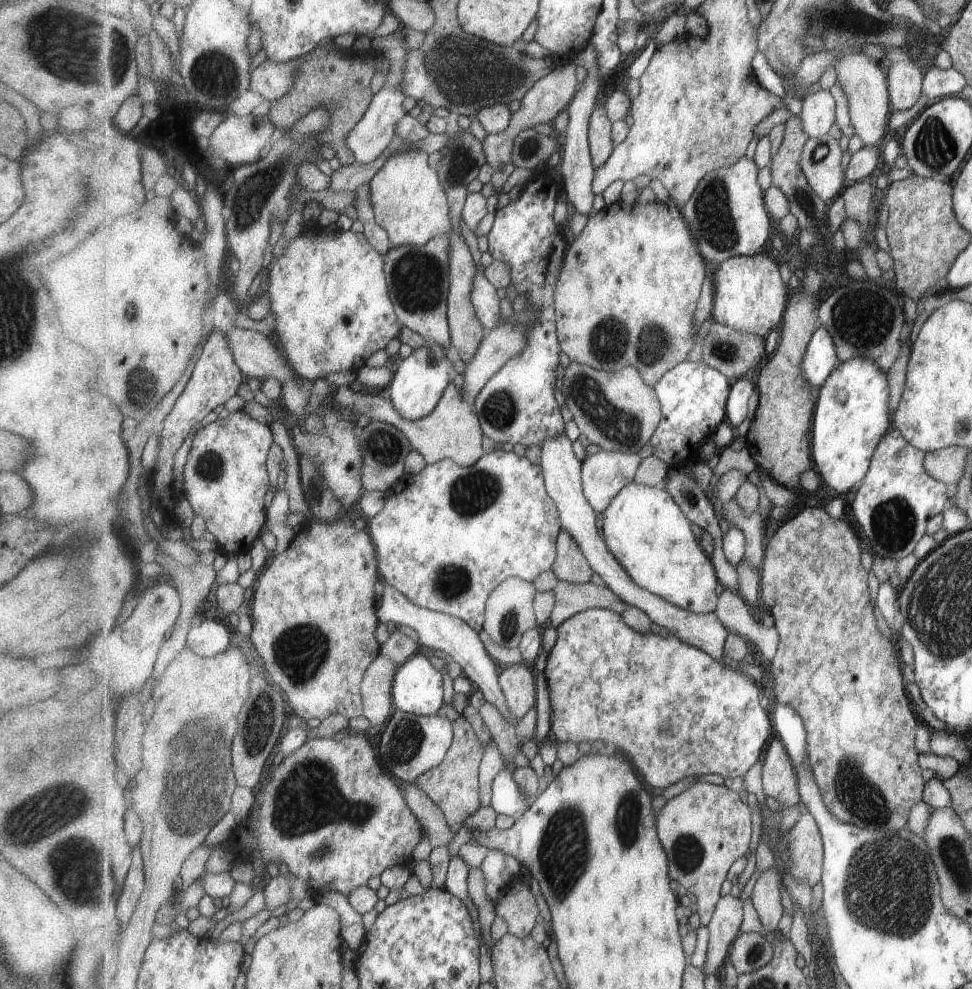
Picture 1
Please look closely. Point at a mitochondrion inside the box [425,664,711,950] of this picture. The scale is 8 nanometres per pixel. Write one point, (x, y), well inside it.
(561, 853)

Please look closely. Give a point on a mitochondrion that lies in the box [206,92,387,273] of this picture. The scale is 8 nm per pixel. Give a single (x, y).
(259, 188)

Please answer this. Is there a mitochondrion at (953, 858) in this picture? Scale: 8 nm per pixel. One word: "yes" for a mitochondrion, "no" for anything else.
yes

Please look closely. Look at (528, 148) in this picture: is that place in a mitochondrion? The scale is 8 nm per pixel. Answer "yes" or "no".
yes

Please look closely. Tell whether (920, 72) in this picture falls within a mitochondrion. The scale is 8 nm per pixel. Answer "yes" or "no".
no

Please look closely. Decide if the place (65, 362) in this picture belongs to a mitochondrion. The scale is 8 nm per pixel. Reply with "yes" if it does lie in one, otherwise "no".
no

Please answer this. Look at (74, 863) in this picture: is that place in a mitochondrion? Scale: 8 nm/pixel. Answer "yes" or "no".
yes

